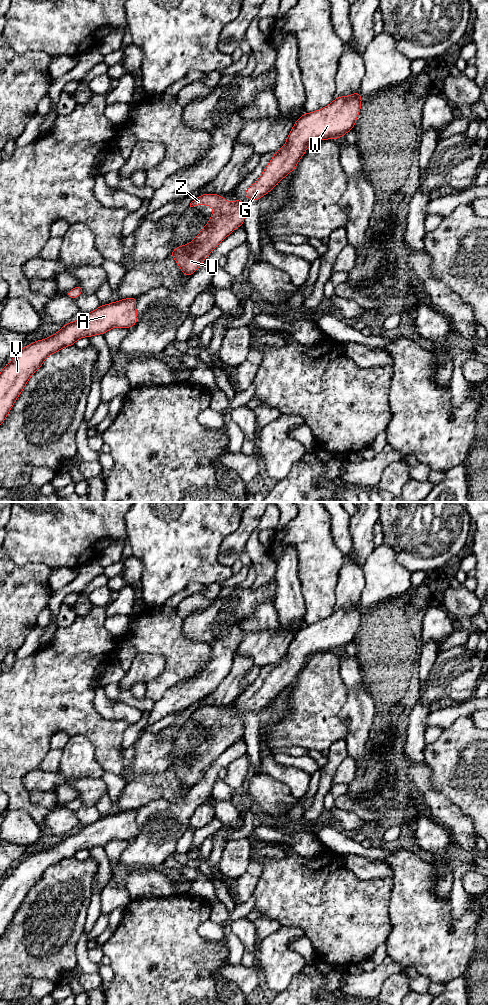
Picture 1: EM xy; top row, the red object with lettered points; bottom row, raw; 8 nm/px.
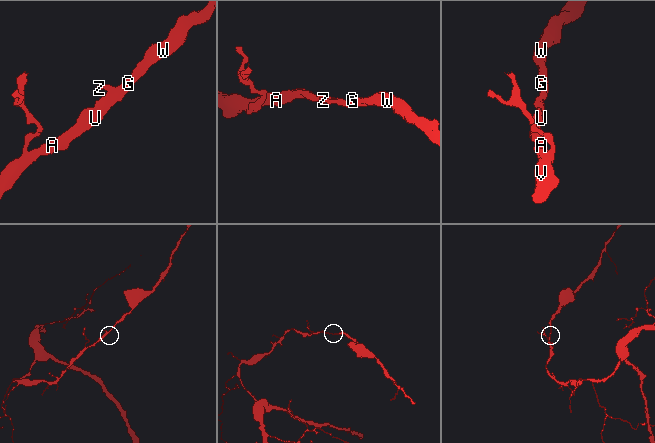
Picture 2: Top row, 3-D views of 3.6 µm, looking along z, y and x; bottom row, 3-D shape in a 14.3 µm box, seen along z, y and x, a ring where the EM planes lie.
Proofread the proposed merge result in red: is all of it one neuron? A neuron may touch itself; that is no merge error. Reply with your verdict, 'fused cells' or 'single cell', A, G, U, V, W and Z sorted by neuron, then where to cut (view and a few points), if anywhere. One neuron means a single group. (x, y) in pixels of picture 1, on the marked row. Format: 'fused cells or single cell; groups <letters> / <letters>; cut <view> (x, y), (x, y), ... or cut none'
single cell; groups A G U V W Z; cut none

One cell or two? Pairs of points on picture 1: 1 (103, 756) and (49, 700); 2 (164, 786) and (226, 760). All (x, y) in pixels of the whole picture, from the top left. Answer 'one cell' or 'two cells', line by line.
1: one cell
2: two cells

